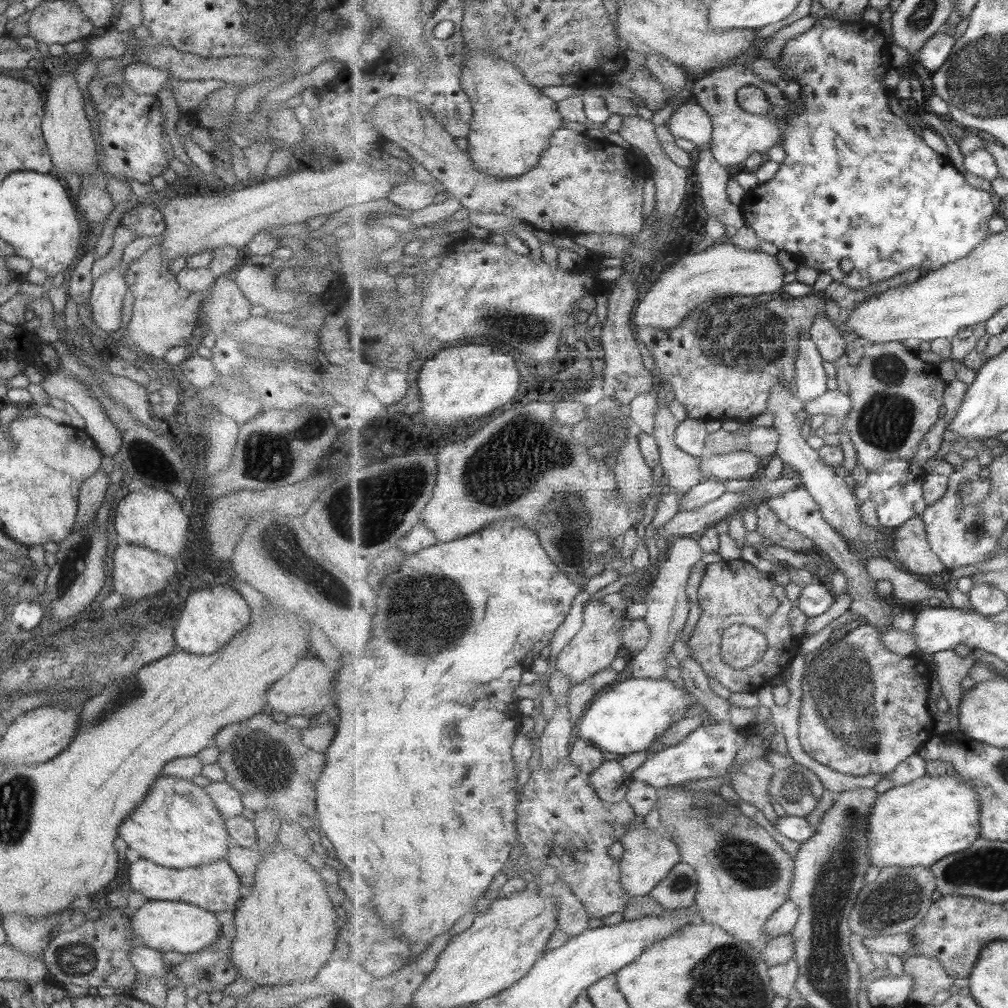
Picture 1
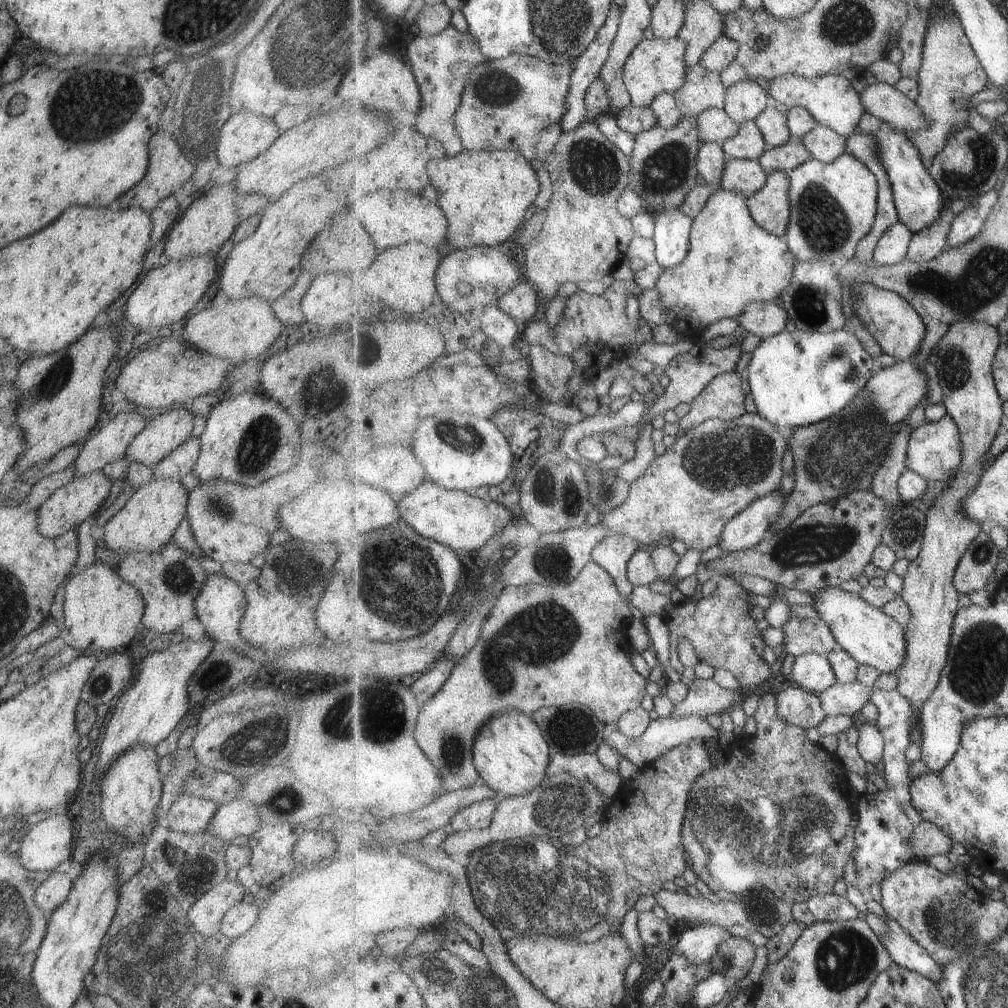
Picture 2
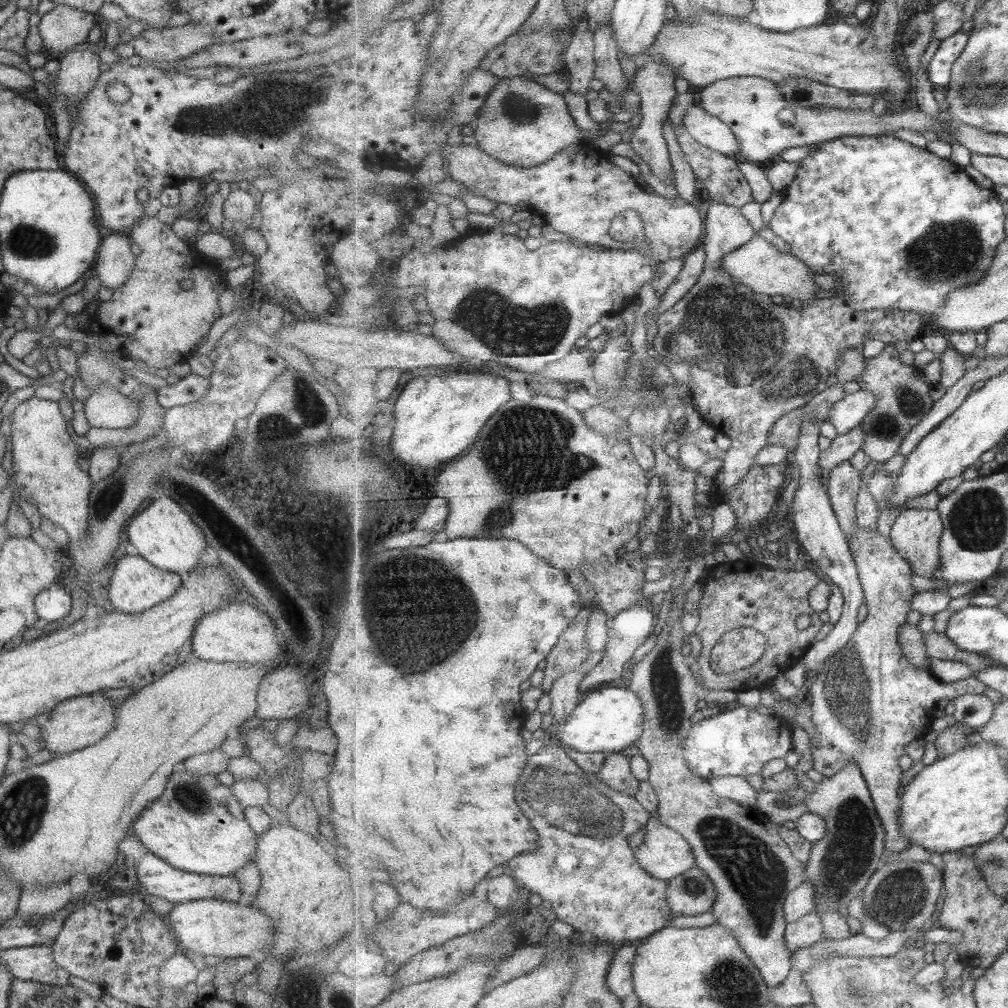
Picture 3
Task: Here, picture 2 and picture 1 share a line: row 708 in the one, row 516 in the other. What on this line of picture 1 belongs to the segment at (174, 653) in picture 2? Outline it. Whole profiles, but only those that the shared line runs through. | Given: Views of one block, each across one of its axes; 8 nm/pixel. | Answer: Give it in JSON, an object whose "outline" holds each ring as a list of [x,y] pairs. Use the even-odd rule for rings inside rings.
{"outline":[[[145,485],[140,490],[130,491],[115,505],[114,524],[120,541],[151,548],[174,560],[186,552],[186,546],[190,546],[186,535],[190,518],[182,510],[181,502],[168,490]]]}

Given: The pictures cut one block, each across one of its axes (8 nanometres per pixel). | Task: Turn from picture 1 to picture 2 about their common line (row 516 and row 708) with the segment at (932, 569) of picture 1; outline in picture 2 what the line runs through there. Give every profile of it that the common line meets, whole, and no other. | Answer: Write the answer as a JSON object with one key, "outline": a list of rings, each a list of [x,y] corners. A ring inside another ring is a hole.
{"outline":[[[964,319],[952,325],[948,334],[939,342],[937,352],[940,362],[938,369],[941,374],[942,388],[945,392],[945,405],[949,414],[955,418],[962,430],[965,446],[963,466],[960,467],[956,478],[946,486],[943,495],[936,500],[929,510],[927,533],[920,556],[910,564],[908,573],[904,577],[902,594],[912,607],[913,617],[906,627],[908,639],[908,656],[903,669],[898,672],[898,690],[912,701],[915,709],[922,709],[931,696],[935,694],[943,678],[944,669],[950,660],[952,650],[952,635],[954,634],[955,620],[960,608],[960,589],[956,586],[955,576],[966,552],[984,530],[983,524],[968,518],[963,511],[963,500],[978,486],[981,478],[988,470],[986,466],[987,454],[990,452],[997,436],[1002,432],[1002,418],[1005,414],[1005,400],[997,387],[994,372],[995,358],[1000,348],[1000,330],[988,321]]]}

